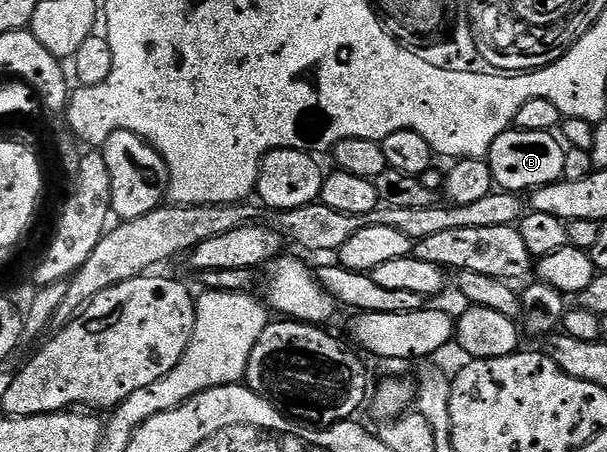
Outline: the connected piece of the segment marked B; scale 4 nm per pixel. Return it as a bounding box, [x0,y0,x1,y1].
[486,129,566,193]

